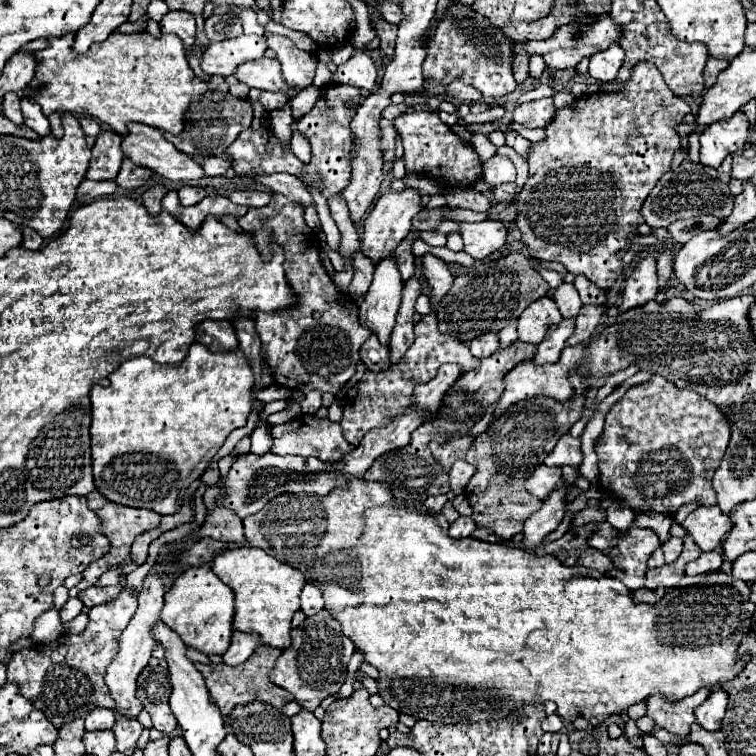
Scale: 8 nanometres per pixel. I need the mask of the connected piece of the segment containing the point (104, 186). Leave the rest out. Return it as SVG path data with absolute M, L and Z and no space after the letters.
M81 181L79 189L77 189L77 201L79 203L91 203L97 197L103 195L111 195L117 191L117 183L115 181Z

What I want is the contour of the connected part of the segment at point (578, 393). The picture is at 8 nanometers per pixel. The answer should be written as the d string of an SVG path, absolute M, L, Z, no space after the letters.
M575 375L571 383L575 383L575 399L571 399L571 403L555 403L555 399L531 399L531 403L519 403L519 407L511 407L511 411L505 411L493 421L469 447L467 463L477 471L465 487L465 497L473 509L471 517L477 527L493 529L499 539L513 539L523 531L525 519L541 509L543 503L525 489L525 481L581 417L587 381Z

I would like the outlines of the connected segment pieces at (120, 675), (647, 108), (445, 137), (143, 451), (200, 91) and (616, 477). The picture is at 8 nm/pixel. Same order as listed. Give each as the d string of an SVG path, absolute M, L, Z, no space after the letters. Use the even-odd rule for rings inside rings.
M171 559L159 561L159 563L157 563L157 569L145 577L143 589L139 591L139 597L137 597L139 607L137 607L133 619L129 621L129 625L125 627L125 631L123 631L123 635L121 635L121 643L119 643L119 653L117 653L117 657L115 657L115 659L111 661L111 665L107 667L105 683L107 683L111 695L113 695L115 703L117 703L117 709L115 709L117 715L125 713L125 715L129 715L129 717L137 717L139 711L143 709L143 705L139 703L139 699L137 699L137 695L135 695L135 693L137 693L137 677L139 677L139 673L143 671L143 667L149 663L149 659L151 659L151 655L153 655L153 649L159 645L159 643L155 641L155 637L153 637L153 627L159 623L159 611L161 611L161 605L163 605L163 595L165 595L165 581L163 581L163 579L167 577L165 569L169 569L167 563L171 563Z
M647 61L631 69L631 79L623 83L623 91L583 95L571 107L557 109L553 121L545 127L545 139L529 147L529 179L517 201L515 223L529 255L559 261L573 275L581 273L597 287L611 287L623 273L623 263L615 253L627 247L627 237L637 233L637 225L643 223L639 209L659 177L669 171L671 159L681 147L677 127L687 113L691 113L687 101L673 95L657 67Z
M415 111L403 113L395 119L395 127L403 137L405 147L405 167L407 171L419 171L435 181L441 181L439 187L455 189L455 187L469 187L481 177L481 161L473 147L459 139L441 119L437 113L431 111Z
M193 343L191 353L179 365L161 365L149 357L137 357L121 363L109 381L109 387L95 385L91 389L91 457L95 489L113 503L171 515L179 509L183 491L207 469L227 435L245 425L247 415L253 409L253 371L241 351L239 355L215 355L201 343Z
M113 31L105 41L93 43L85 55L71 51L71 39L73 33L51 37L47 49L35 51L37 71L27 93L35 97L45 115L53 111L87 115L115 129L115 133L123 137L127 135L129 121L179 135L183 131L185 113L195 99L199 101L203 95L211 93L213 101L219 103L229 93L229 85L223 77L213 75L203 81L193 73L183 41L177 35L161 35L153 39L149 33L123 35ZM37 87L43 87L43 91L35 93L33 89Z
M653 375L647 383L641 383L641 385L633 385L611 409L609 413L605 415L605 427L603 427L603 433L601 437L597 439L595 443L595 453L599 457L599 485L607 491L607 495L611 495L613 499L625 503L627 507L631 507L635 513L649 513L649 511L657 511L657 513L665 513L665 515L673 515L679 511L681 505L685 503L691 503L691 501L697 501L701 507L711 507L711 505L717 505L717 499L715 499L715 491L711 487L711 475L715 473L715 469L719 467L721 463L721 457L727 449L727 443L729 443L729 437L731 437L731 429L729 429L729 423L723 419L723 413L713 405L713 403L707 403L707 399L703 399L703 395L695 393L695 391L681 391L677 389L671 381L663 379L661 375Z

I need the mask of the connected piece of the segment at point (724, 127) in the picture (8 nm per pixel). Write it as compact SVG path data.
M737 111L731 119L711 123L701 133L701 163L719 167L727 155L733 155L745 147L751 123L743 111Z

